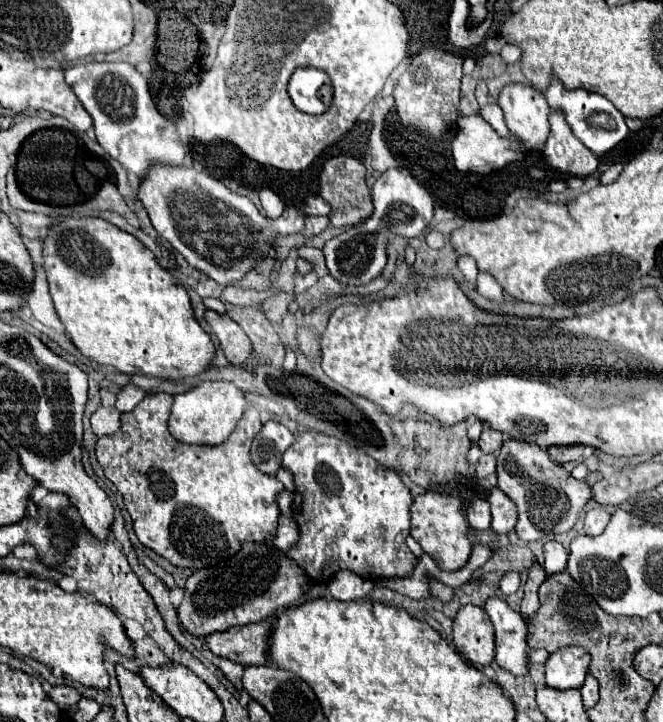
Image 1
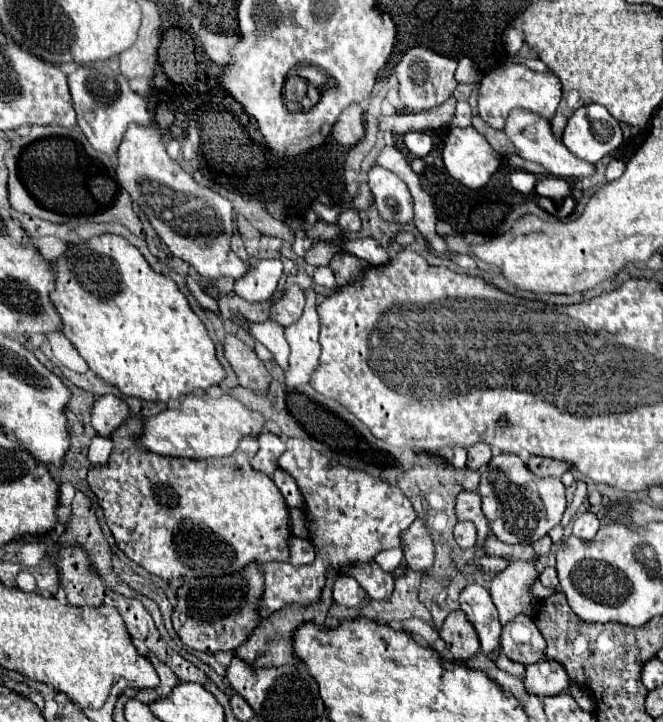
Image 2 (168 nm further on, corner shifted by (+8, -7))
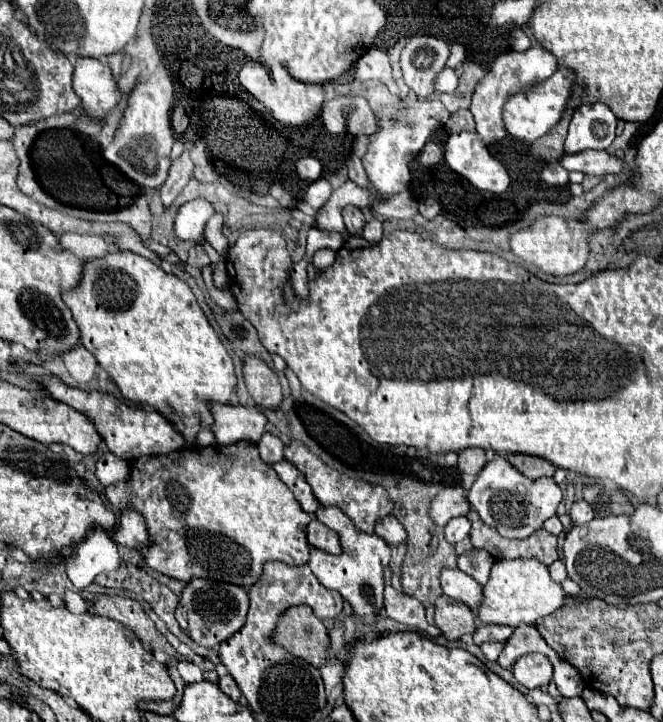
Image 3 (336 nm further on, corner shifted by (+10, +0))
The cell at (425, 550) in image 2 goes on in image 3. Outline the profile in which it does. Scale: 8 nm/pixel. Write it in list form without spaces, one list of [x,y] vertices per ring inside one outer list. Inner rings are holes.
[[[391,515],[377,521],[375,533],[383,537],[387,543],[405,543],[405,529],[401,529],[401,523]]]

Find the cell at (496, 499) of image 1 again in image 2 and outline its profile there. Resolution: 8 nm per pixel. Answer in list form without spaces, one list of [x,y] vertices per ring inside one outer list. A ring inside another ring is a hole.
[[[463,490],[457,496],[457,518],[471,520],[477,526],[477,534],[479,534],[477,546],[483,546],[491,534],[491,528],[489,528],[489,520],[485,518],[485,514],[481,510],[481,494],[479,492]]]

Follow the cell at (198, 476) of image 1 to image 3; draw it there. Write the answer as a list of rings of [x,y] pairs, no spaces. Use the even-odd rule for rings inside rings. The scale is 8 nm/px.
[[[239,441],[235,445],[183,449],[177,453],[177,461],[173,461],[173,473],[171,465],[165,465],[163,461],[163,457],[135,459],[131,481],[109,485],[105,489],[105,497],[111,505],[119,507],[119,511],[125,509],[127,503],[133,503],[135,509],[143,513],[153,543],[139,553],[151,569],[183,583],[203,577],[249,589],[263,575],[263,565],[267,561],[281,561],[285,565],[309,563],[311,553],[307,543],[307,525],[311,515],[301,515],[299,501],[277,477],[273,467],[261,461],[255,443],[251,445],[249,441]]]

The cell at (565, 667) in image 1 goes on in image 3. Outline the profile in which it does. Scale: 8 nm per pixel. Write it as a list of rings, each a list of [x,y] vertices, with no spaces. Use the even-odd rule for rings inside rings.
[[[527,653],[515,661],[513,675],[527,689],[545,687],[553,679],[553,665],[541,653]]]

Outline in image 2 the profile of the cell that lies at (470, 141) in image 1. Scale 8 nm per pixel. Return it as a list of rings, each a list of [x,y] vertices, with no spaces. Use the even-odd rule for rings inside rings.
[[[467,126],[451,128],[443,146],[443,162],[455,180],[467,188],[479,190],[501,166],[503,156],[489,146],[485,136],[481,136],[473,126]]]

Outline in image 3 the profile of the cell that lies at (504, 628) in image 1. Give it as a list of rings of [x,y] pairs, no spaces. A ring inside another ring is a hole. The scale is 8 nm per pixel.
[[[445,567],[441,571],[441,589],[443,595],[467,603],[473,611],[477,611],[477,601],[481,601],[481,591],[483,587],[469,575],[465,575],[459,569]]]

